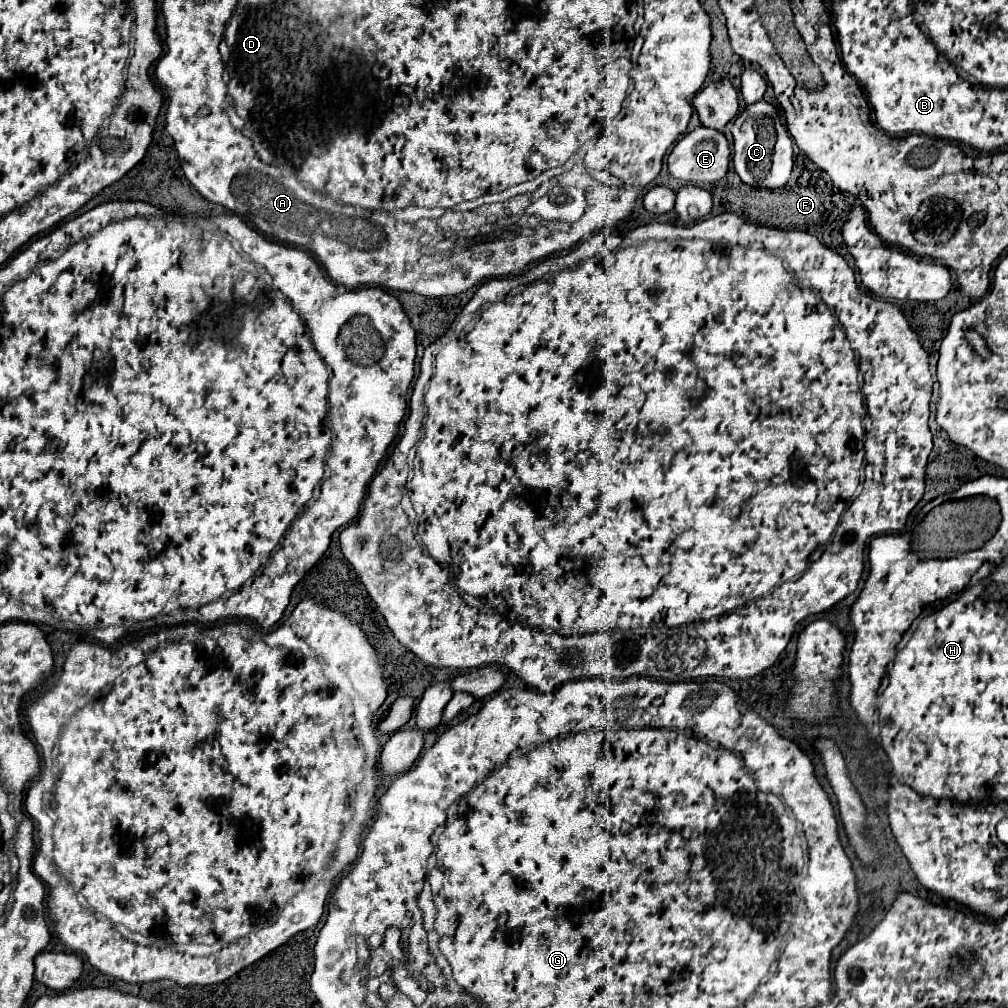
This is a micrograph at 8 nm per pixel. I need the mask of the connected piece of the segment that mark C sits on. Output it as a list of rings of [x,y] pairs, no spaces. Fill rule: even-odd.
[[[761,100],[747,106],[733,122],[733,164],[739,178],[753,188],[781,188],[793,172],[793,140],[773,104]]]

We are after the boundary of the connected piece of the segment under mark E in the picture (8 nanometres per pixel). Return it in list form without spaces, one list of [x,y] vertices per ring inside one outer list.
[[[695,128],[691,134],[685,134],[675,148],[671,150],[669,158],[667,158],[667,166],[673,178],[685,180],[689,184],[701,184],[701,182],[717,182],[721,180],[727,170],[729,170],[729,156],[731,156],[731,148],[727,138],[717,132],[717,130],[709,130],[709,128]]]

